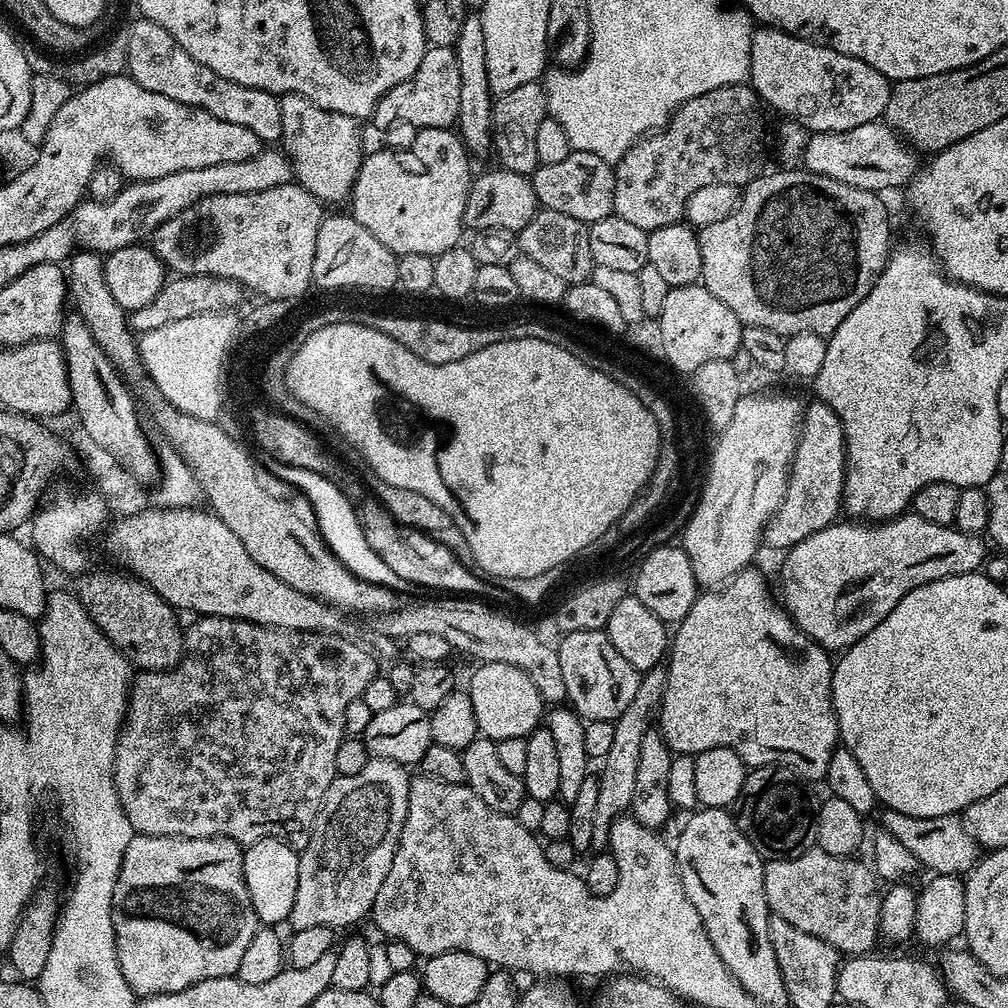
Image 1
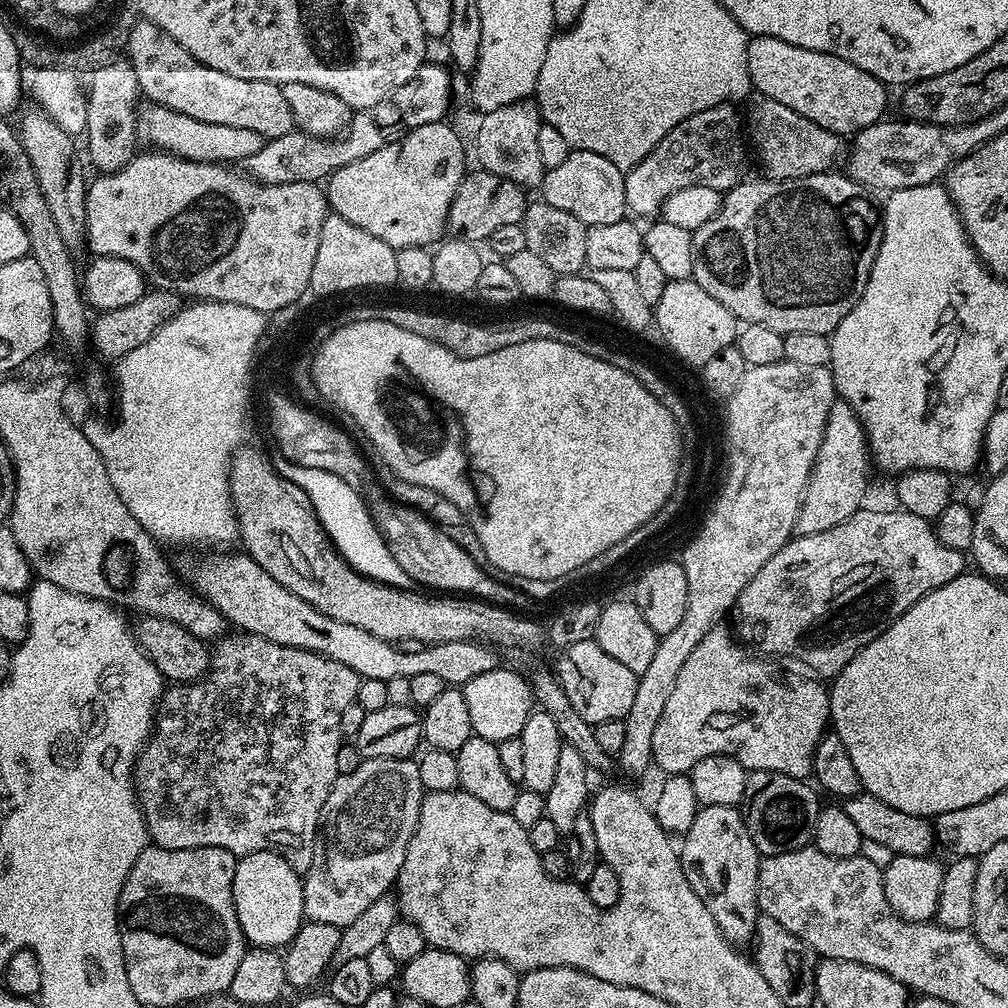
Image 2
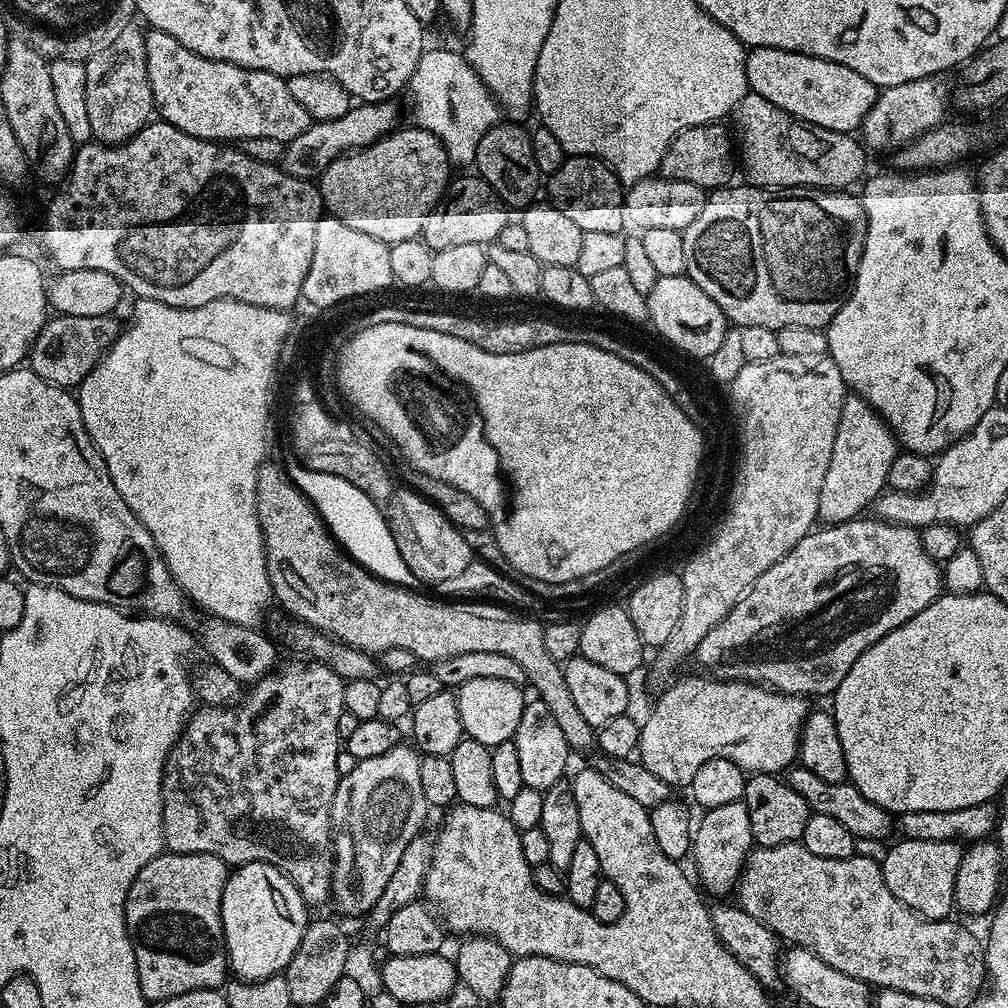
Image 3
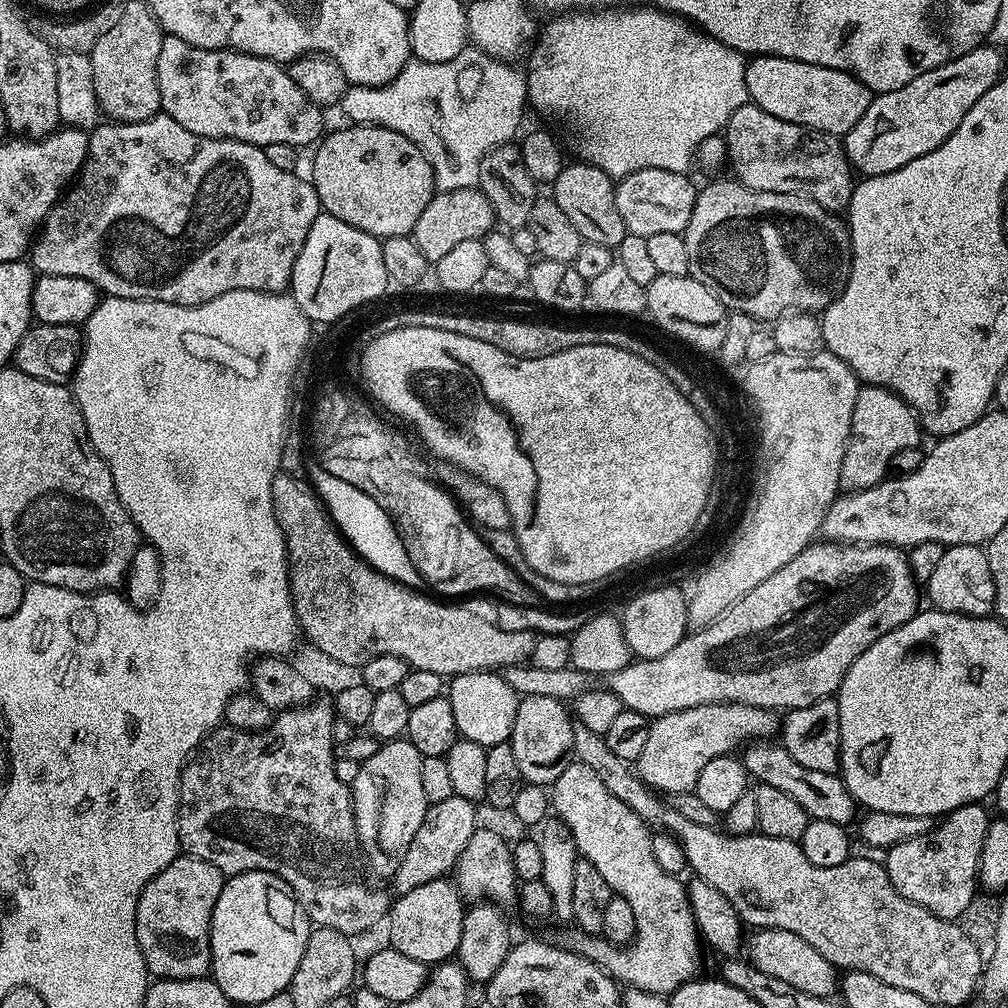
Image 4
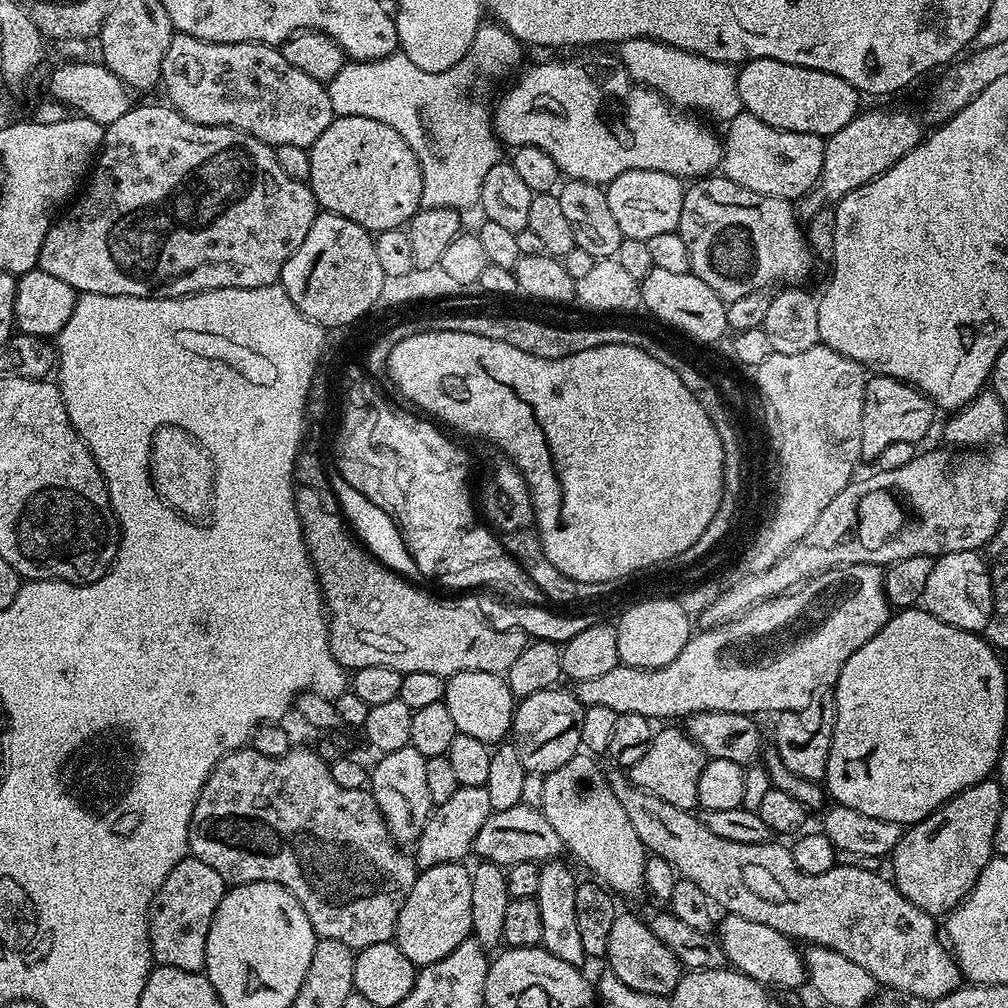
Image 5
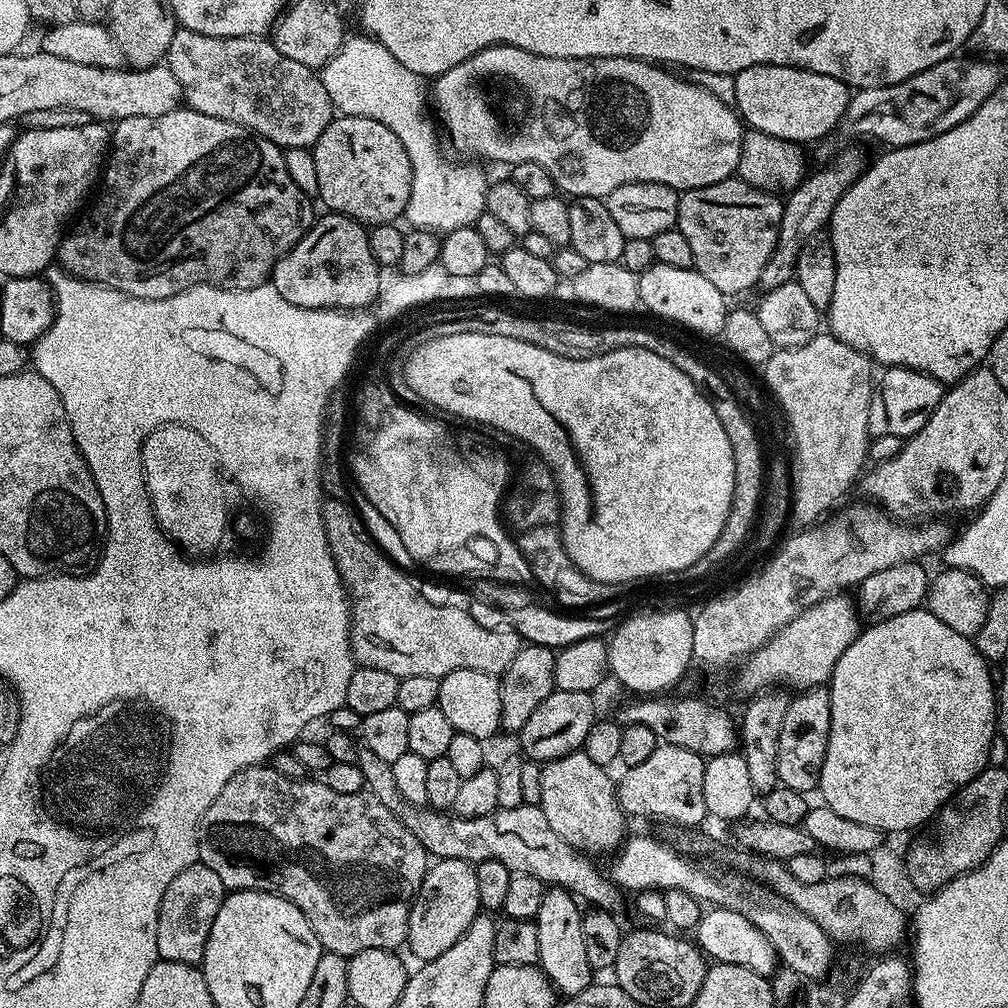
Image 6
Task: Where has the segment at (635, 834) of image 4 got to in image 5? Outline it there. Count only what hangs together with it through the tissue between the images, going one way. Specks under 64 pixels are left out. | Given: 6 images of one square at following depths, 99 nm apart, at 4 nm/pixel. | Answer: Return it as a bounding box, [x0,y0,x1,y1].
[540,752,646,894]

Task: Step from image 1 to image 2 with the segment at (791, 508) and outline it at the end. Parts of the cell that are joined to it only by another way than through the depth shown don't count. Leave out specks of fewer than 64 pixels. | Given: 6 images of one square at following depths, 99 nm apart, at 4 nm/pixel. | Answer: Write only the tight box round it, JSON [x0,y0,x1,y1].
[796,398,874,536]

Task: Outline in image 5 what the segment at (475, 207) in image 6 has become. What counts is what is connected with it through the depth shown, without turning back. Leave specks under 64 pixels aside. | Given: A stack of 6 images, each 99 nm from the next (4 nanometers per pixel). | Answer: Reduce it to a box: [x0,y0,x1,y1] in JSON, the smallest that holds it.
[326,22,526,210]

